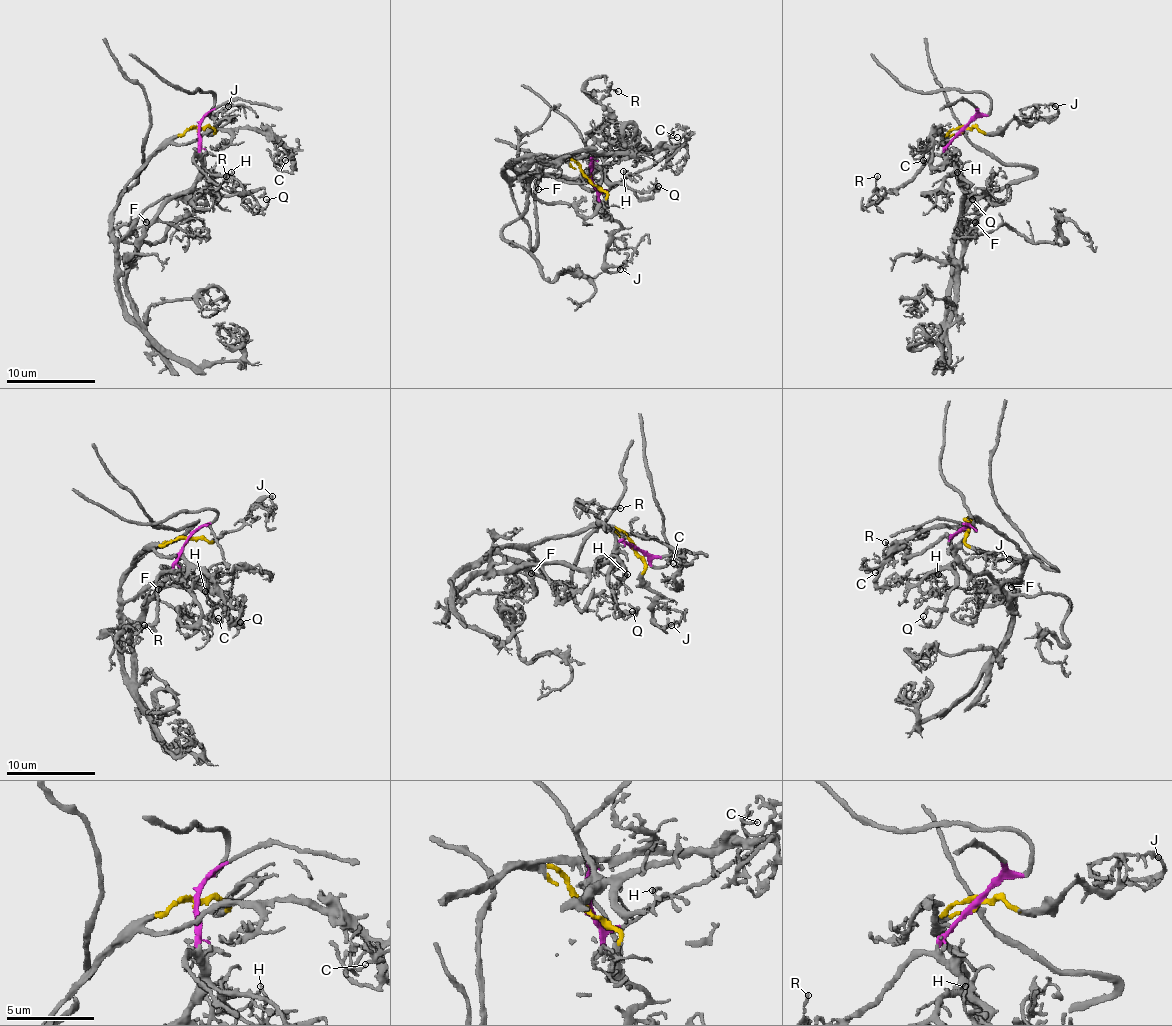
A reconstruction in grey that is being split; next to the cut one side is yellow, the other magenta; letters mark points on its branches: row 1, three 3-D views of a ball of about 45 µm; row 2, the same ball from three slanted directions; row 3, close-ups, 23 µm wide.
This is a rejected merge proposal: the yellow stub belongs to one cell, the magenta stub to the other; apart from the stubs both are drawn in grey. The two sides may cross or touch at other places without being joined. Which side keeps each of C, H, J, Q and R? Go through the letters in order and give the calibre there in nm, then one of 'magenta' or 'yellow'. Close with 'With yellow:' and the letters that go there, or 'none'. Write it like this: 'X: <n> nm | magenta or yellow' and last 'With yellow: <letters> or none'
C: 140 nm | yellow
H: 130 nm | magenta
J: 190 nm | yellow
Q: 180 nm | magenta
R: 130 nm | magenta
With yellow: C, J

